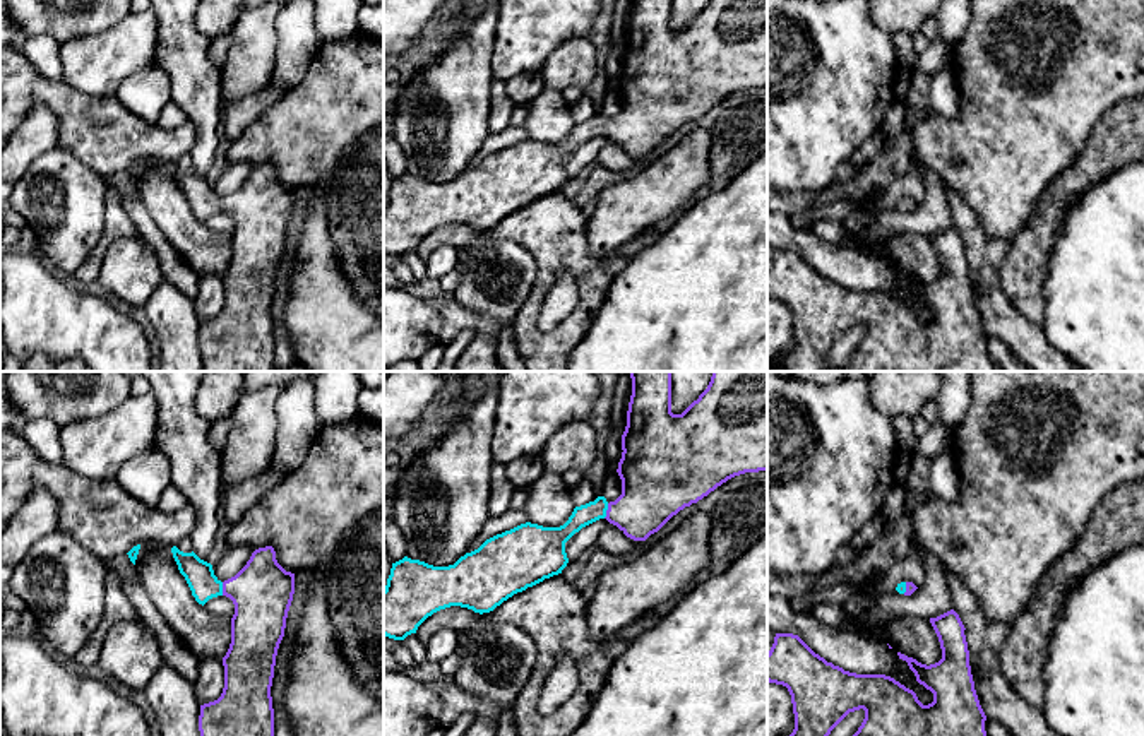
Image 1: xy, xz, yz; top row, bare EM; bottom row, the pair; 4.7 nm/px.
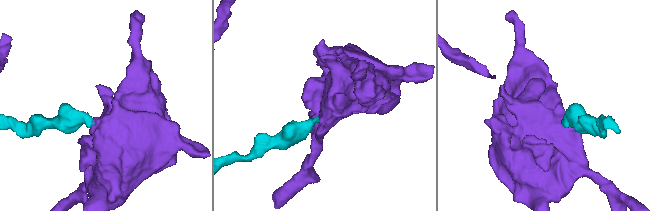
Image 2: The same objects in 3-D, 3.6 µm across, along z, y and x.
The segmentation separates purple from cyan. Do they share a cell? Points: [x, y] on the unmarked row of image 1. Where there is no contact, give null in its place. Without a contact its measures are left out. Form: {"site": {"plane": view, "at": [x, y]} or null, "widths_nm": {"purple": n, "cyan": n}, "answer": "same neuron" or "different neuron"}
{"site": {"plane": "xz", "at": [607, 127]}, "widths_nm": {"purple": 320, "cyan": 100}, "answer": "same neuron"}

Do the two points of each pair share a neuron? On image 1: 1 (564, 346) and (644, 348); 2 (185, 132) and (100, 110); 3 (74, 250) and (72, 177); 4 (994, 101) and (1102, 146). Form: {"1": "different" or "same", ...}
{"1": "different", "2": "same", "3": "same", "4": "different"}

